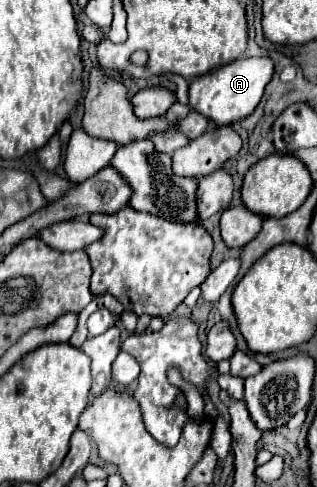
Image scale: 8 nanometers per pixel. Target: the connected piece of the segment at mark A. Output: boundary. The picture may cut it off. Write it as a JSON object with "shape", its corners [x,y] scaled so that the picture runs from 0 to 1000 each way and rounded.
{"shape":[[[795,117],[795,121],[751,121],[719,133],[700,133],[637,158],[618,158],[599,170],[593,199],[599,220],[637,232],[650,244],[675,248],[681,257],[726,257],[782,240],[820,211],[833,195],[833,179],[858,162],[864,129],[852,117]]]}

